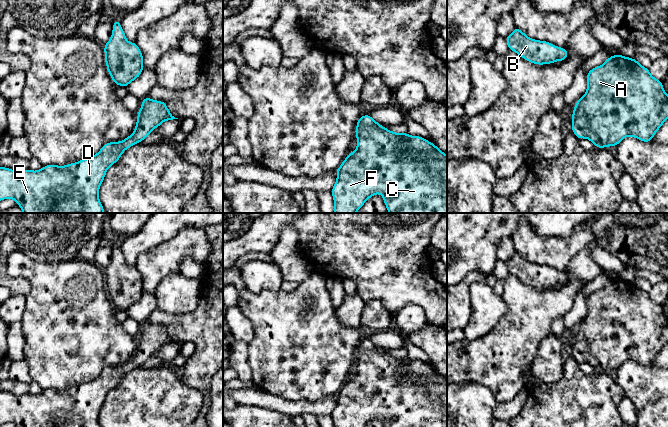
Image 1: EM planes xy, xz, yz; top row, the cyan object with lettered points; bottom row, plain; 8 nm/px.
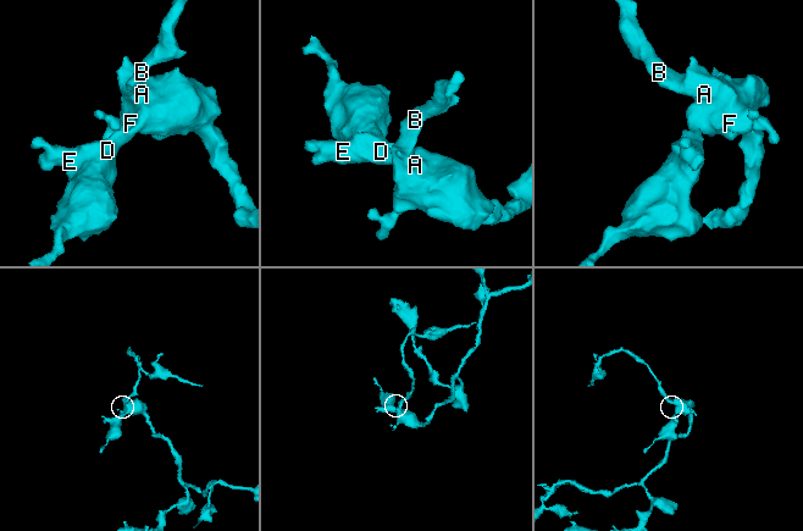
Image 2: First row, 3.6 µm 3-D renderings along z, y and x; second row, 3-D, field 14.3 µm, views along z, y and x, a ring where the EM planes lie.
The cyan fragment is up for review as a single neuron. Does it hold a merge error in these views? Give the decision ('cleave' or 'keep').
keep

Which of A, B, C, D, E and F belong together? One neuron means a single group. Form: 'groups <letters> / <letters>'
groups A B C D E F

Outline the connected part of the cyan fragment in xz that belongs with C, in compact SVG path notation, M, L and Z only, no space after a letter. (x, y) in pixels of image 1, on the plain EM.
M368 338L358 343L355 358L357 373L336 395L337 404L331 415L334 427L365 427L377 417L383 420L384 427L447 427L447 379L434 367L420 360L392 356Z

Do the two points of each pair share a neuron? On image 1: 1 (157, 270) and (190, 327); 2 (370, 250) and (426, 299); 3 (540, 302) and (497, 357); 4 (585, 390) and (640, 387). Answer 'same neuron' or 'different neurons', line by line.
1: different neurons
2: same neuron
3: same neuron
4: different neurons

